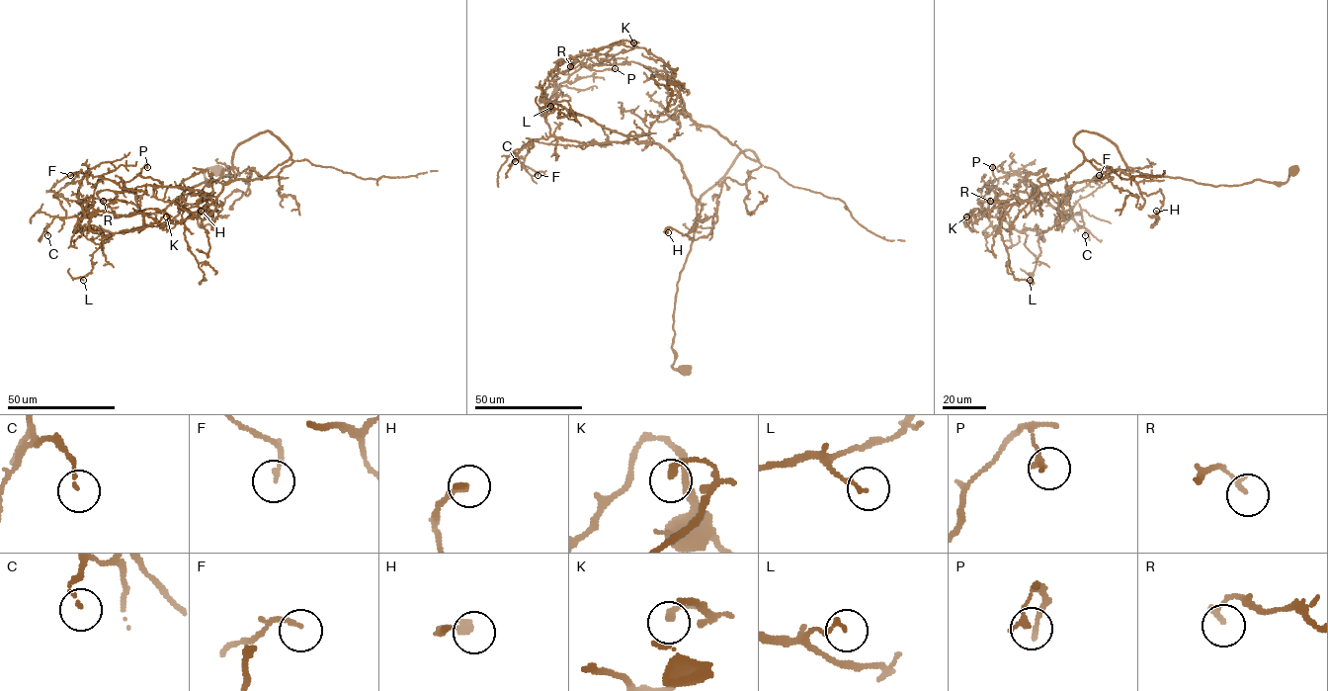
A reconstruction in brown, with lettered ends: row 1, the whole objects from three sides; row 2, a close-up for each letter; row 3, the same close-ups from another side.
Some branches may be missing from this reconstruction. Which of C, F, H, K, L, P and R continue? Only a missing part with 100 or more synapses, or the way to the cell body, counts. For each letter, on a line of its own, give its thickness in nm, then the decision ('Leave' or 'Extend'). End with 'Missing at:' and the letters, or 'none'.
C: Thickness 90 nm. Leave
F: Thickness 140 nm. Leave
H: Thickness 280 nm. Leave
K: Thickness 240 nm. Leave
L: Thickness 130 nm. Leave
P: Thickness 220 nm. Leave
R: Thickness 170 nm. Leave
Missing at: none

